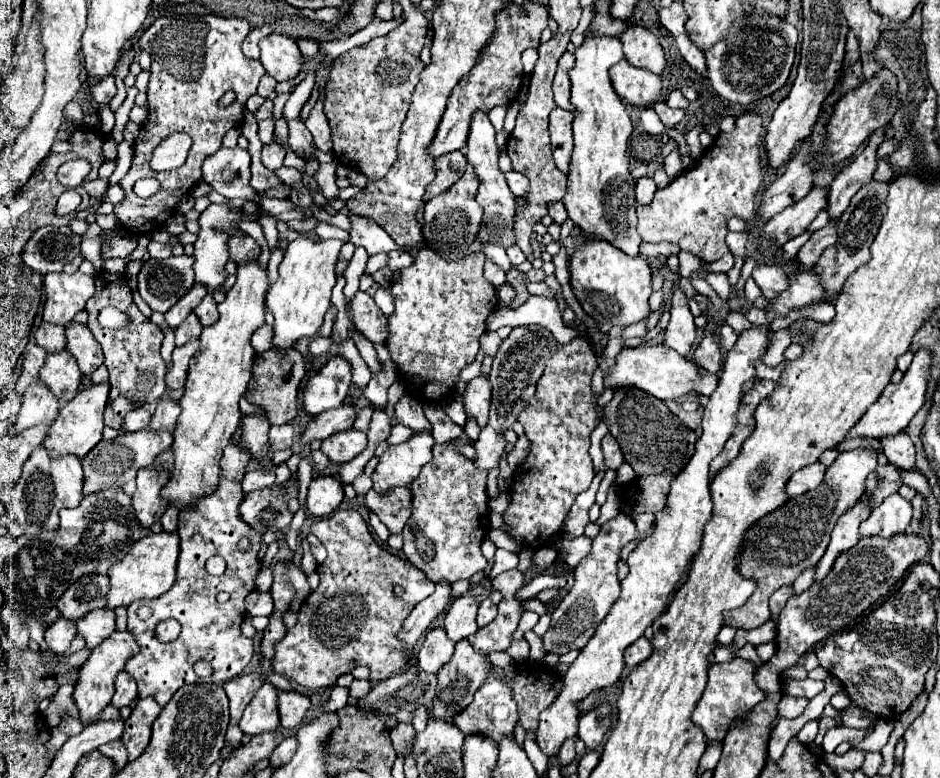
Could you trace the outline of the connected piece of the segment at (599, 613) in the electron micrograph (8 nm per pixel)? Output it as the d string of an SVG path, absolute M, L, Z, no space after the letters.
M619 514L617 518L601 526L601 532L593 538L591 552L573 570L575 584L571 586L569 594L561 600L561 604L551 614L551 626L543 636L545 652L561 656L569 650L579 650L589 642L589 636L593 636L597 624L607 616L609 608L617 600L617 592L619 592L617 560L619 560L621 548L633 540L644 540L652 534L653 530L654 525L646 532L639 532L633 520L625 514Z

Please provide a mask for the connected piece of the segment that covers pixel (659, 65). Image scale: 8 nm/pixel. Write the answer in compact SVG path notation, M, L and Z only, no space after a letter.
M631 24L621 34L623 54L629 64L647 68L655 74L663 74L665 68L665 52L657 40L657 36L641 24Z

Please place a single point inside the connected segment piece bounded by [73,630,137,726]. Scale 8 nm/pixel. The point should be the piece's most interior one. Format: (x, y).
(93, 691)

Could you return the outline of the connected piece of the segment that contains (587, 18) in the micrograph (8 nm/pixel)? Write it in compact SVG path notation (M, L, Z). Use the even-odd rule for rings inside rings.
M593 6L584 7L582 9L582 15L581 15L580 21L578 23L578 26L575 29L575 32L584 34L587 31L587 29L592 21L592 18L593 18L593 11L594 11Z

